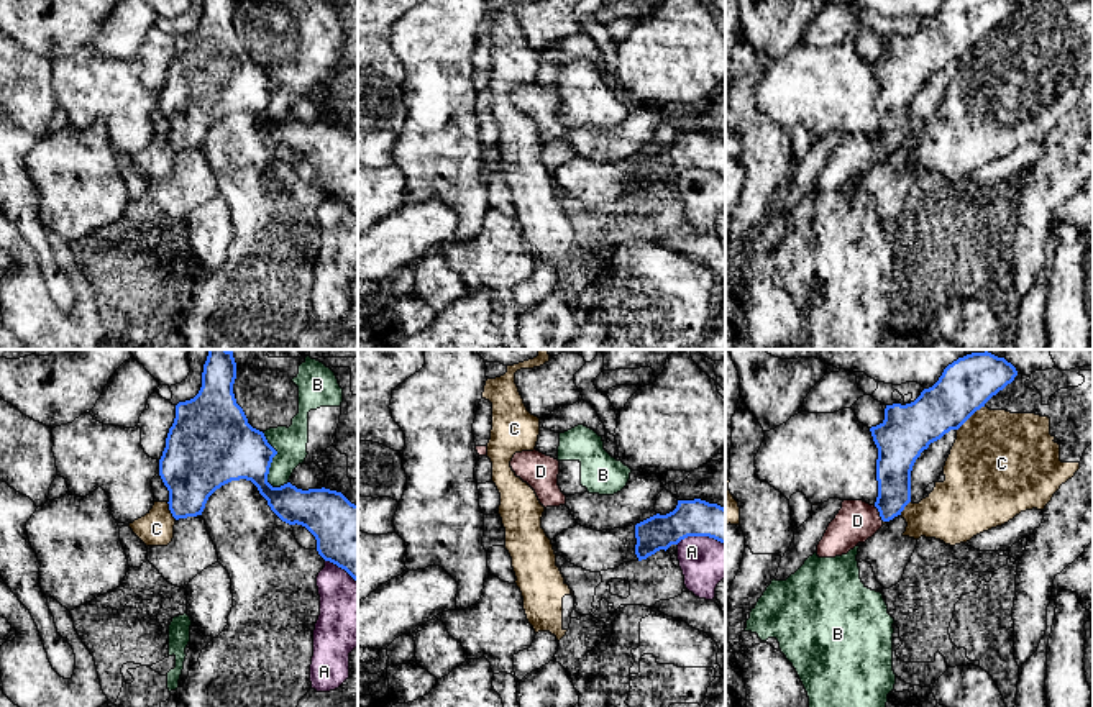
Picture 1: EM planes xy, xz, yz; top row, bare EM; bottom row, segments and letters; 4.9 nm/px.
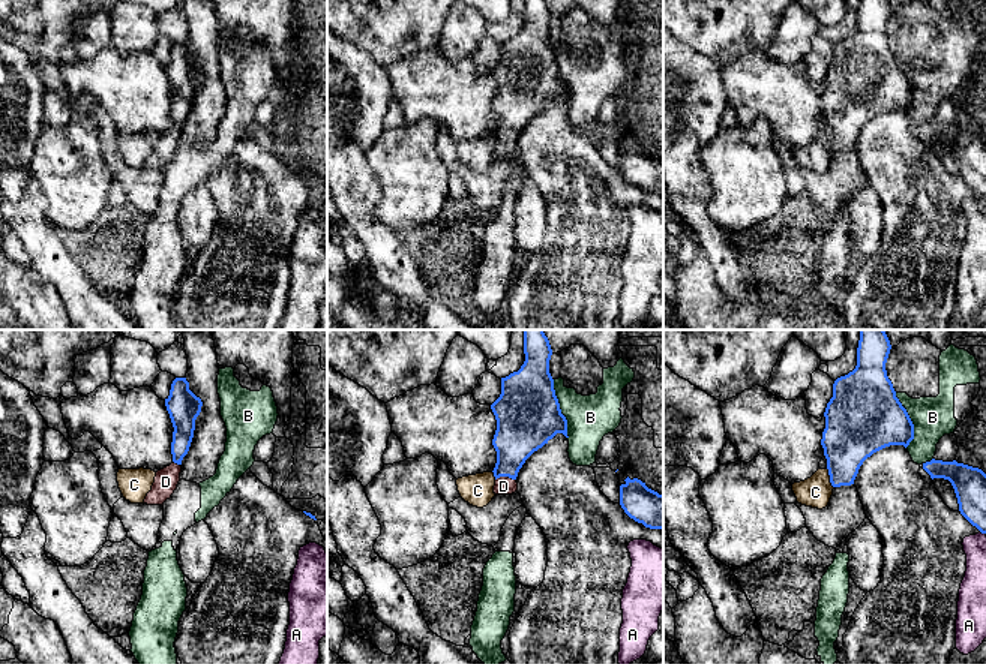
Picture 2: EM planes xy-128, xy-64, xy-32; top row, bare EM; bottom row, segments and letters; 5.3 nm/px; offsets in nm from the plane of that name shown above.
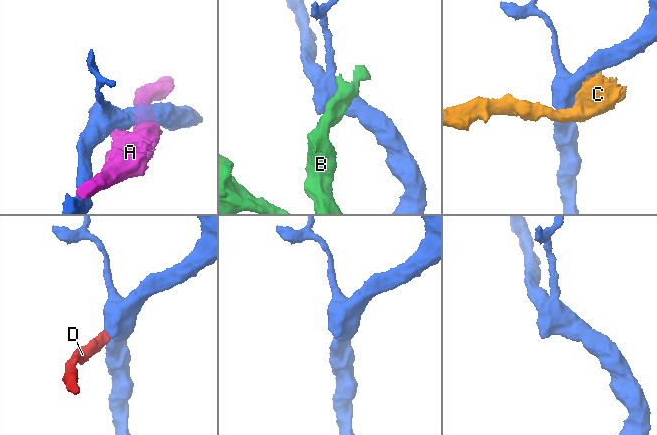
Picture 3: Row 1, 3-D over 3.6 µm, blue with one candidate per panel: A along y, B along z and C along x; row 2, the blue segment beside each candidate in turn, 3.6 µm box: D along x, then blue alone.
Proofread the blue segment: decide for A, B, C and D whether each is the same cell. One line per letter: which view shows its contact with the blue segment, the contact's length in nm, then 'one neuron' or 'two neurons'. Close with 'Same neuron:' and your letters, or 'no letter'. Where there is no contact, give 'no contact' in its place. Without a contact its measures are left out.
A: contact in xz; length 240 nm; two neurons
B: contact in xy; length 300 nm; two neurons
C: contact in yz; length 190 nm; two neurons
D: contact in yz; length 90 nm; one neuron
Same neuron: D

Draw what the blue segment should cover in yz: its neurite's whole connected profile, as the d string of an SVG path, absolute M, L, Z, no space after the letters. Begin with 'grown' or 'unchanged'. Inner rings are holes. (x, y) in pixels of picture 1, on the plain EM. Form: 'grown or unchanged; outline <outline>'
grown; outline M945 0L939 13L932 20L924 21L914 34L886 38L885 52L870 61L878 80L876 135L870 138L863 133L844 133L842 141L829 156L817 177L817 189L835 190L847 187L871 171L885 154L901 148L911 135L911 103L921 85L950 62L958 62L993 28L1011 16L1016 8L1016 0Z

